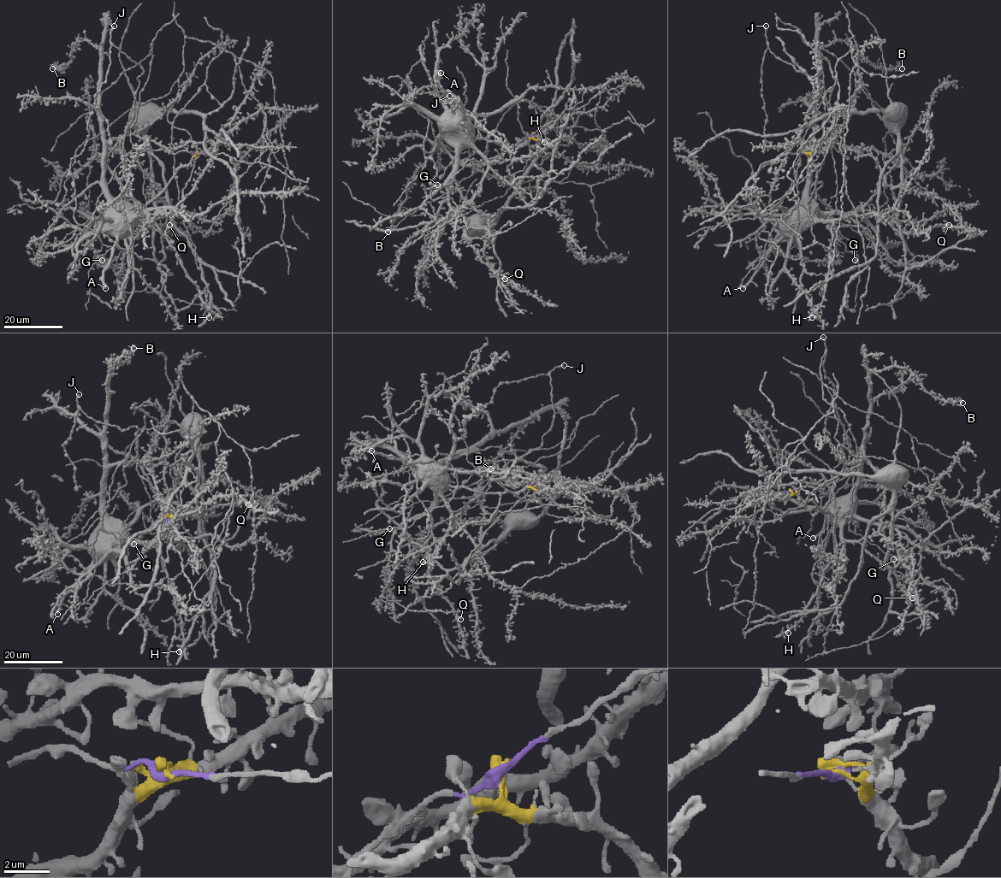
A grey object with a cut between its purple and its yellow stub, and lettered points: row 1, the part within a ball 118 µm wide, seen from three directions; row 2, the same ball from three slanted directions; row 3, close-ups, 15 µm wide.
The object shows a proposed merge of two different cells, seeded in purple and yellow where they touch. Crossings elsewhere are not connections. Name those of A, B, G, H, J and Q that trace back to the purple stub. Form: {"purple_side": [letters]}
{"purple_side": ["G", "J"]}

